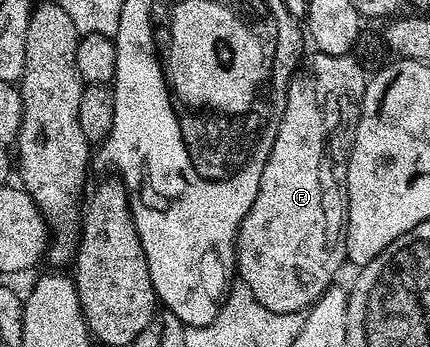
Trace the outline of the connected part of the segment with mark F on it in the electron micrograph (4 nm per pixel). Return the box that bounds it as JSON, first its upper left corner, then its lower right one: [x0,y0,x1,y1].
[235,52,369,314]

